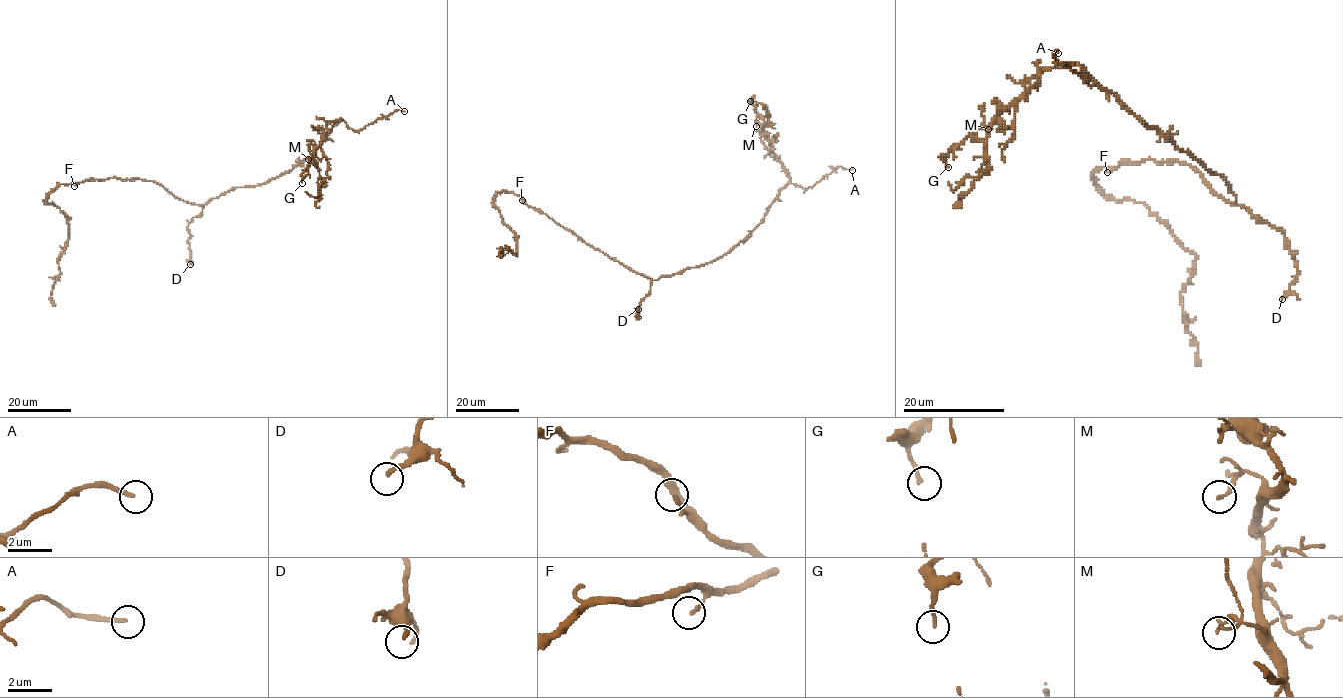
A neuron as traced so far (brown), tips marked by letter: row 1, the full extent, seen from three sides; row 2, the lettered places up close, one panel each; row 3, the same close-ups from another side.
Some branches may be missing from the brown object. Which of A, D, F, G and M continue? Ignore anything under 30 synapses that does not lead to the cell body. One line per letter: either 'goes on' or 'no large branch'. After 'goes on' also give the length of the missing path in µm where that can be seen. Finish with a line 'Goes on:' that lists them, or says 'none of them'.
A: goes on; missing 35 µm
D: goes on; missing 25 µm
F: no large branch
G: no large branch
M: no large branch
Goes on: A, D

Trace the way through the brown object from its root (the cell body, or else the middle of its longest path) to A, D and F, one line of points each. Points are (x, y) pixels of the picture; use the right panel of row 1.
A: (1230, 202), (1235, 197), (1220, 175), (1149, 128), (1080, 66), (1089, 85), (1053, 55), (1058, 53)
D: (1230, 202), (1246, 207), (1284, 234), (1284, 243), (1295, 260), (1298, 278), (1282, 299)
F: (1230, 202), (1216, 194), (1191, 165), (1178, 161), (1156, 162), (1148, 158), (1136, 164), (1122, 162), (1107, 172)

